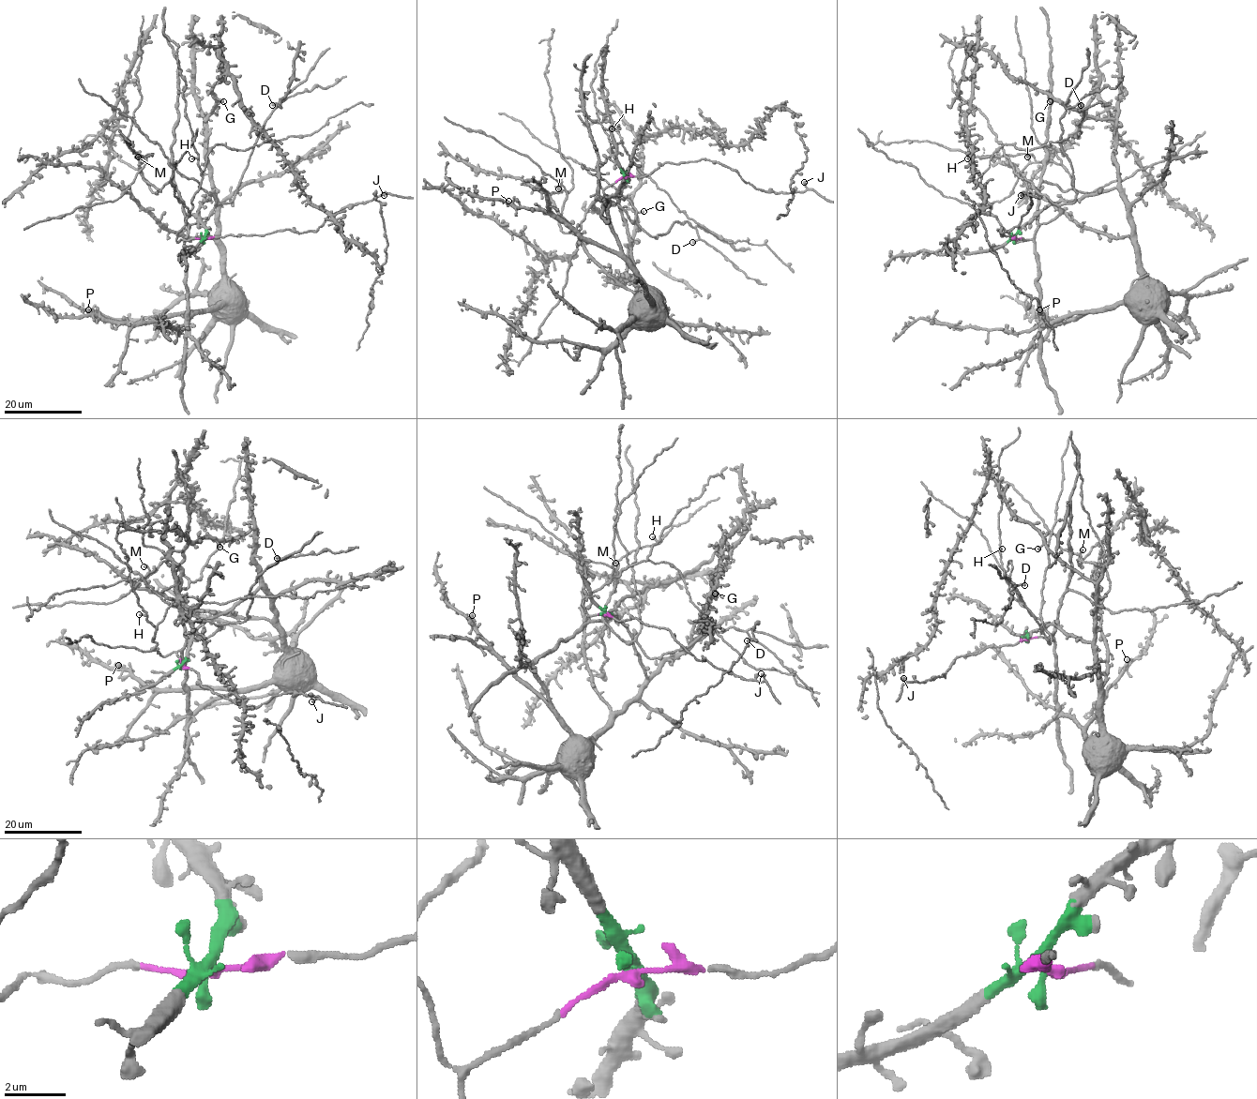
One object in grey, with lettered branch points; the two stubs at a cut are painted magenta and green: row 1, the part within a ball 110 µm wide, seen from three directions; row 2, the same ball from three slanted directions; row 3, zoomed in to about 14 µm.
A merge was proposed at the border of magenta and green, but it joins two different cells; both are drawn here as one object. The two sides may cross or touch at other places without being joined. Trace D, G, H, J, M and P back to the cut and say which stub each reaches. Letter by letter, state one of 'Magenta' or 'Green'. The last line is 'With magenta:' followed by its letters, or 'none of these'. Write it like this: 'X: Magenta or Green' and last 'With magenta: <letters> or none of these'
D: Magenta
G: Green
H: Magenta
J: Magenta
M: Magenta
P: Green
With magenta: D, H, J, M

